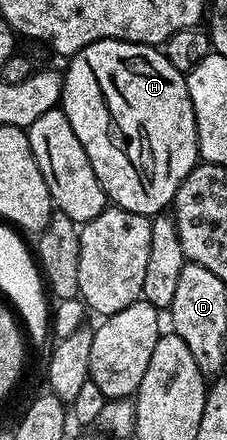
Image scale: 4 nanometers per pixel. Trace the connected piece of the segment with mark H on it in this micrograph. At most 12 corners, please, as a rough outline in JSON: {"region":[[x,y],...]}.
{"region":[[91,41],[62,108],[109,202],[163,214],[198,164],[185,74]]}

